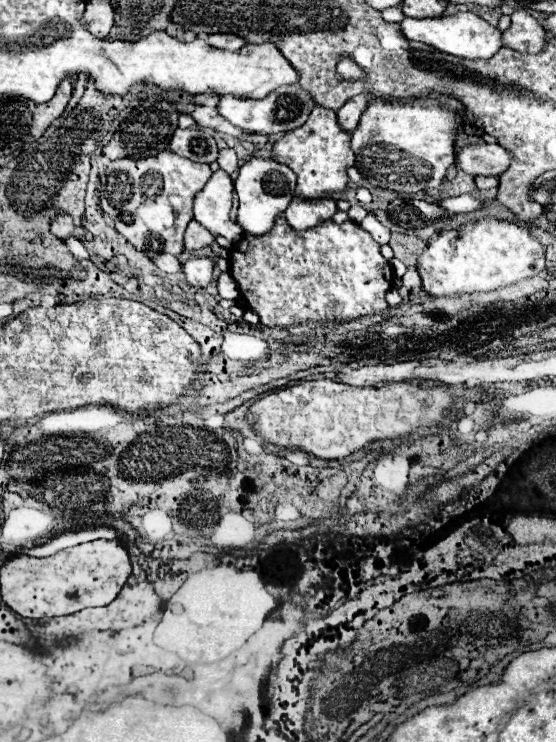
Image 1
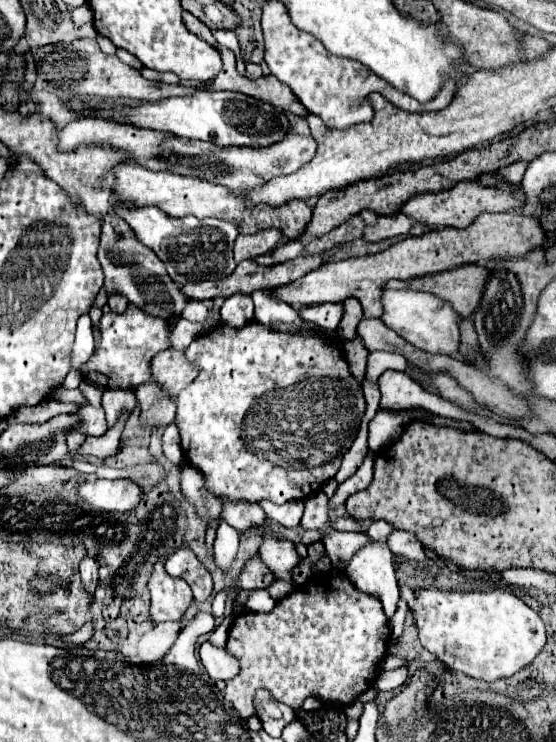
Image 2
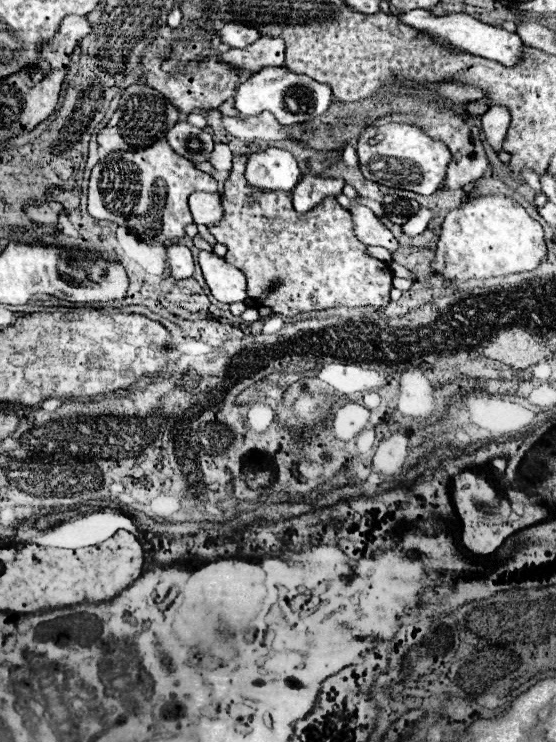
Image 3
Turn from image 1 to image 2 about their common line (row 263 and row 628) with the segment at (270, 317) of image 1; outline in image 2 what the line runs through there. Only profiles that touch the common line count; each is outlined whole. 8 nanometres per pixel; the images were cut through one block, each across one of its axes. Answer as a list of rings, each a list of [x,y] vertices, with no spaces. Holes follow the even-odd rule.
[[[318,572],[306,584],[292,590],[288,596],[276,602],[270,614],[240,612],[228,632],[226,650],[238,660],[240,672],[226,682],[224,698],[238,710],[240,716],[256,716],[254,696],[260,688],[268,690],[276,702],[293,709],[302,707],[308,696],[316,696],[320,702],[348,706],[354,704],[368,688],[372,688],[378,676],[378,662],[384,658],[390,642],[390,628],[384,616],[382,604],[372,596],[362,596],[344,572]]]

